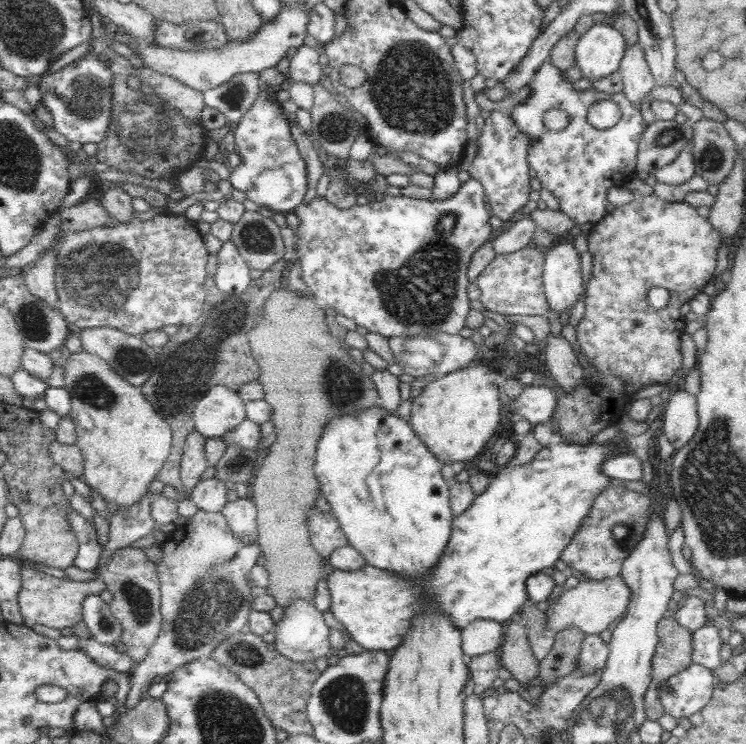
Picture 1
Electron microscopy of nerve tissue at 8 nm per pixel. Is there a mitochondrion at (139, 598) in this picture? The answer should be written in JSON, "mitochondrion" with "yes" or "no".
{"mitochondrion":"yes"}

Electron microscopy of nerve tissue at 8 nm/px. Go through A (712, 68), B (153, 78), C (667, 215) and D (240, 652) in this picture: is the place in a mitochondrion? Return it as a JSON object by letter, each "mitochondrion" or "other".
{"A":"other","B":"mitochondrion","C":"other","D":"mitochondrion"}

